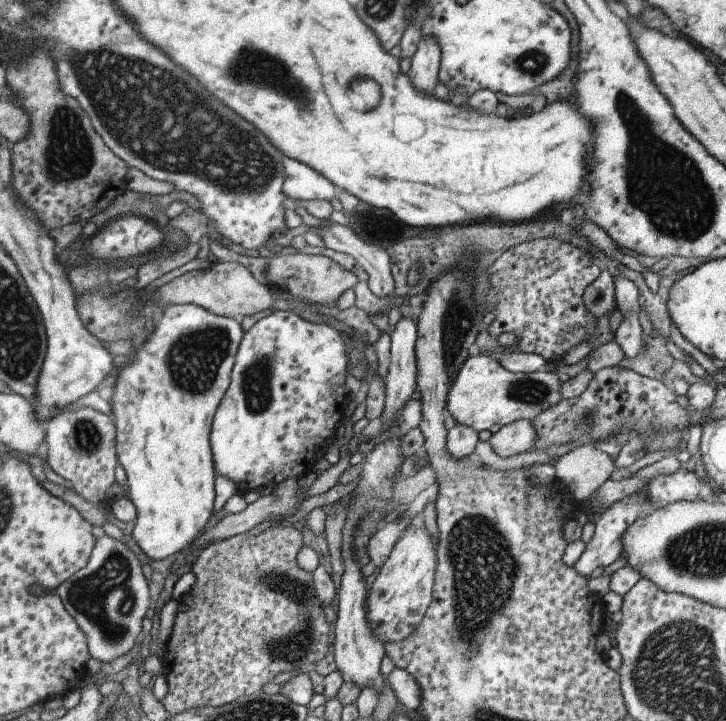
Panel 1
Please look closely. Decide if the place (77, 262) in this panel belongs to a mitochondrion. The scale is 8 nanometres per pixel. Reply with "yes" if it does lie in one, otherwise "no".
no

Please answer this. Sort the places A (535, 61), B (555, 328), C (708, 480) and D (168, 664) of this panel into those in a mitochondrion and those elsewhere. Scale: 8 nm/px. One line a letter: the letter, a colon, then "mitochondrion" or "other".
A: mitochondrion
B: other
C: other
D: other

